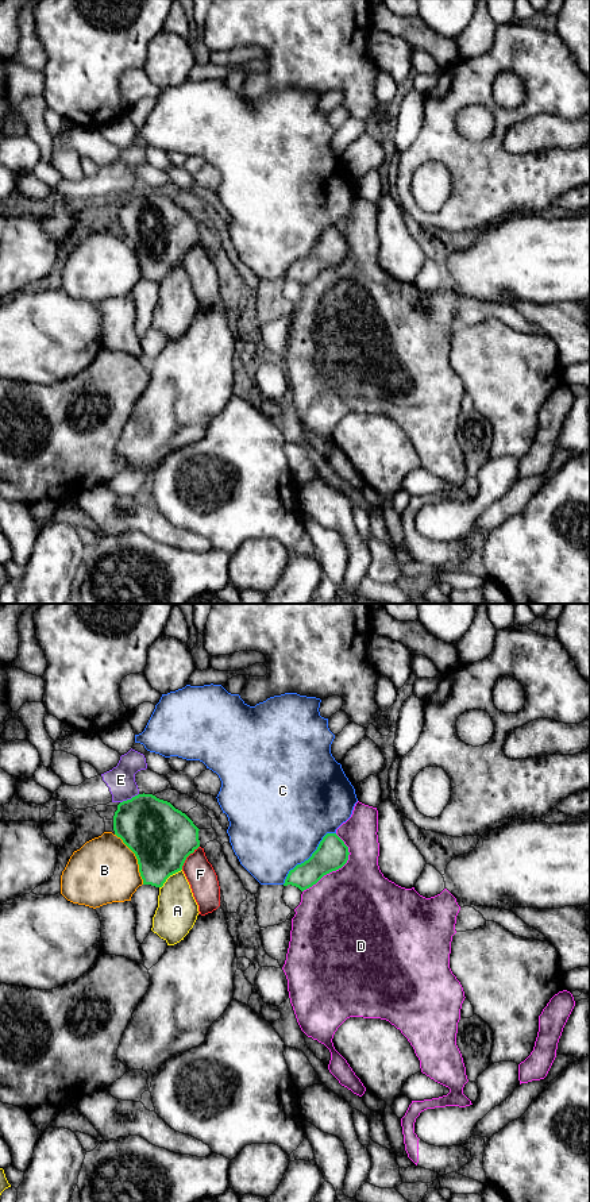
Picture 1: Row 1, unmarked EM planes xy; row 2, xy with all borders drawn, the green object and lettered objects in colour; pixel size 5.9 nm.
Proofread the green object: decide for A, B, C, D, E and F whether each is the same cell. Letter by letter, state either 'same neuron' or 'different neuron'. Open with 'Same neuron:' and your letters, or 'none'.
Same neuron: D
A: different neuron
B: different neuron
C: different neuron
D: same neuron
E: different neuron
F: different neuron

